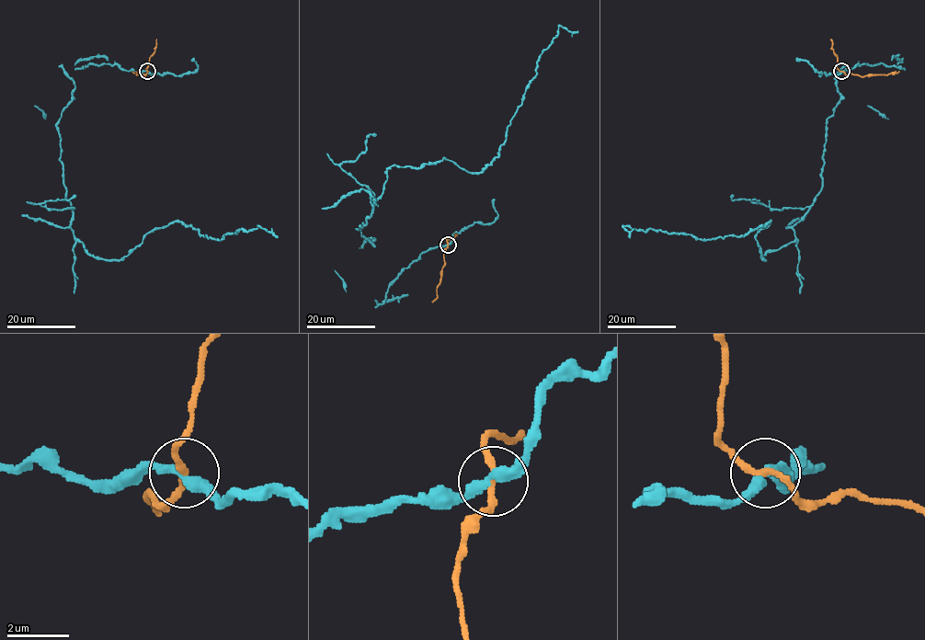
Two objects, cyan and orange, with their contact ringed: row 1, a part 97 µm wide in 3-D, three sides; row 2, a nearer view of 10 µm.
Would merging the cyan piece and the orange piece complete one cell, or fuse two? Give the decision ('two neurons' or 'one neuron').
two neurons

